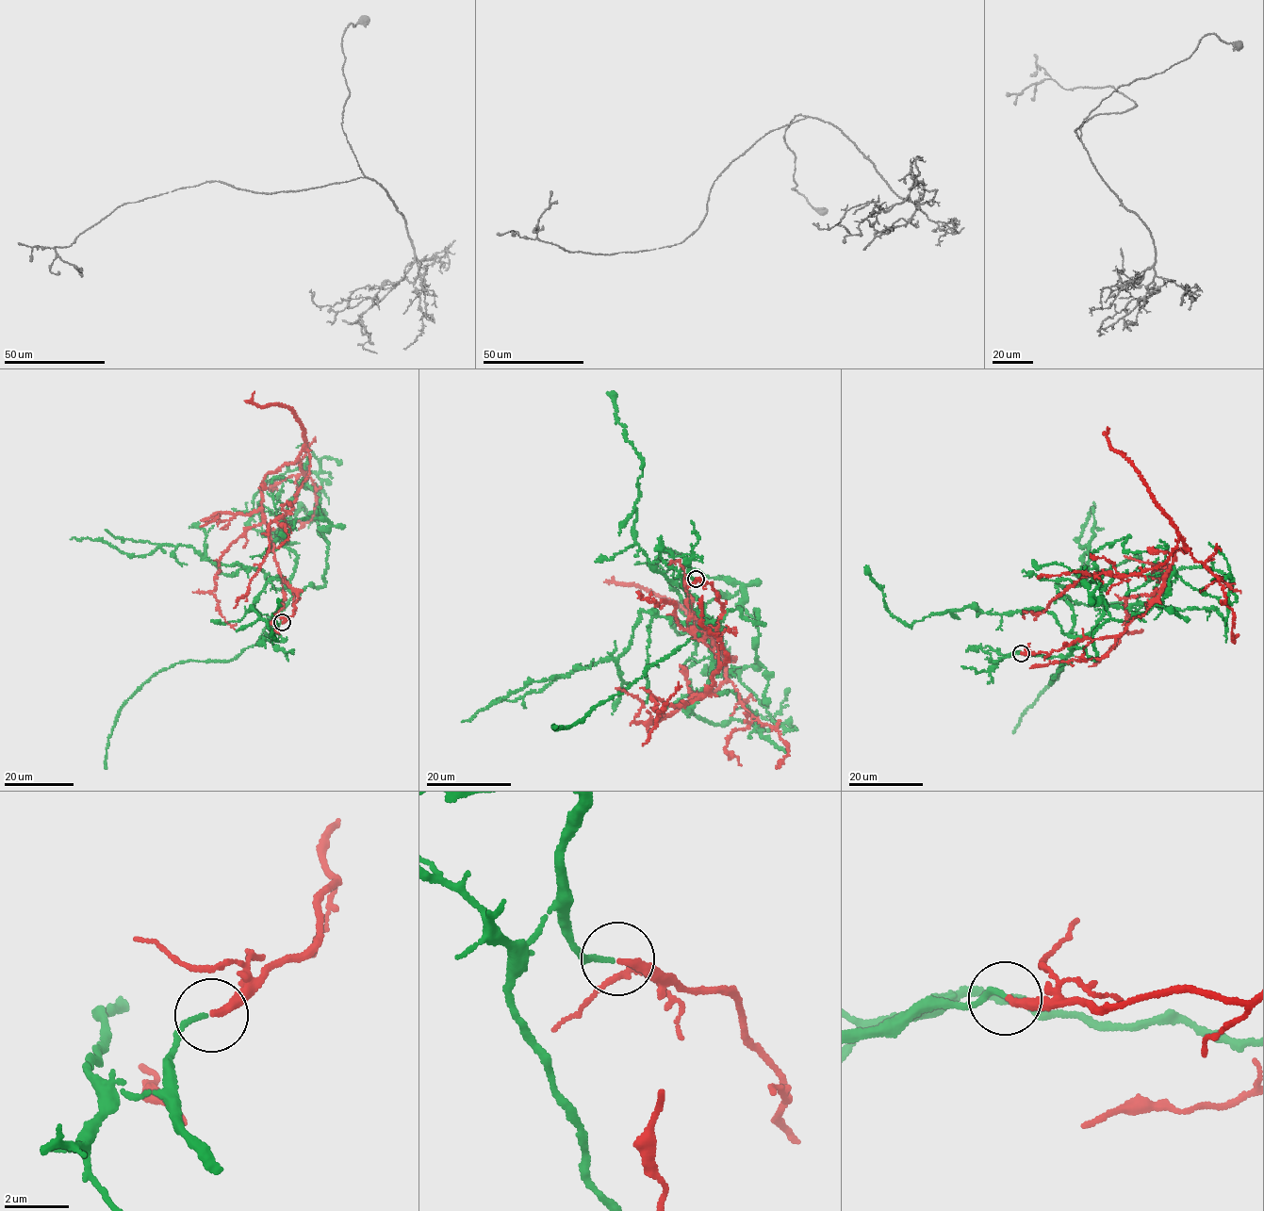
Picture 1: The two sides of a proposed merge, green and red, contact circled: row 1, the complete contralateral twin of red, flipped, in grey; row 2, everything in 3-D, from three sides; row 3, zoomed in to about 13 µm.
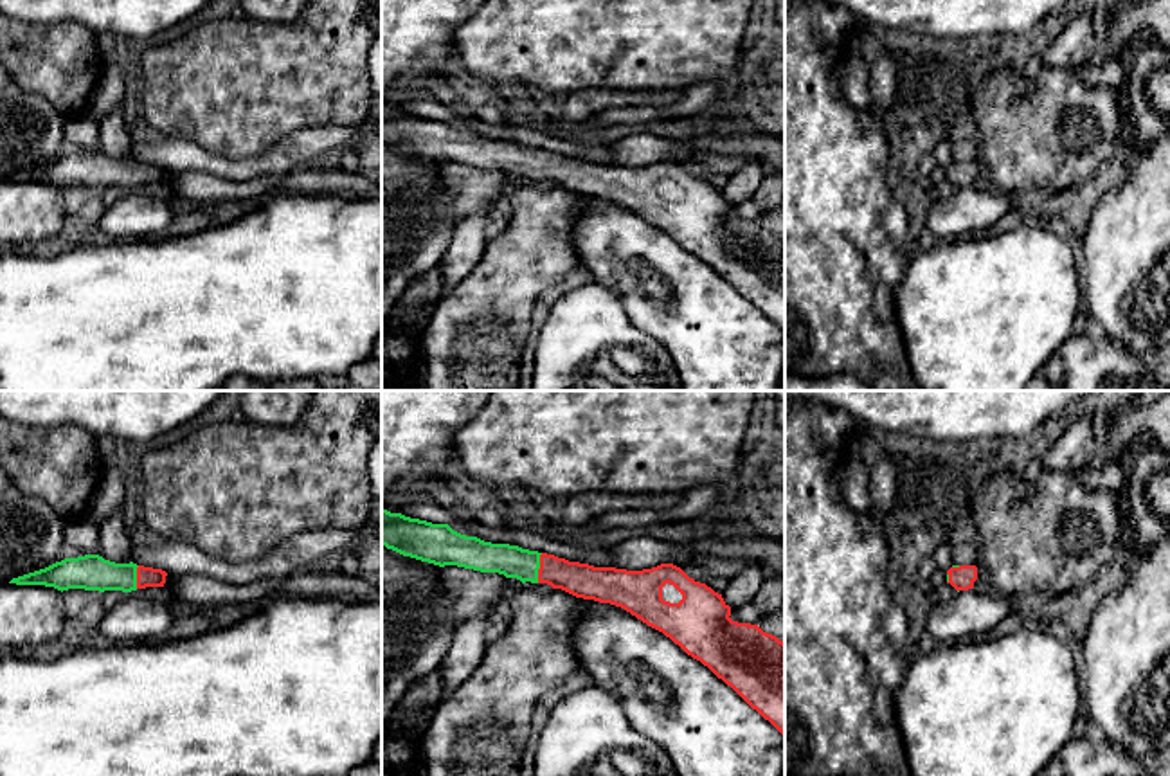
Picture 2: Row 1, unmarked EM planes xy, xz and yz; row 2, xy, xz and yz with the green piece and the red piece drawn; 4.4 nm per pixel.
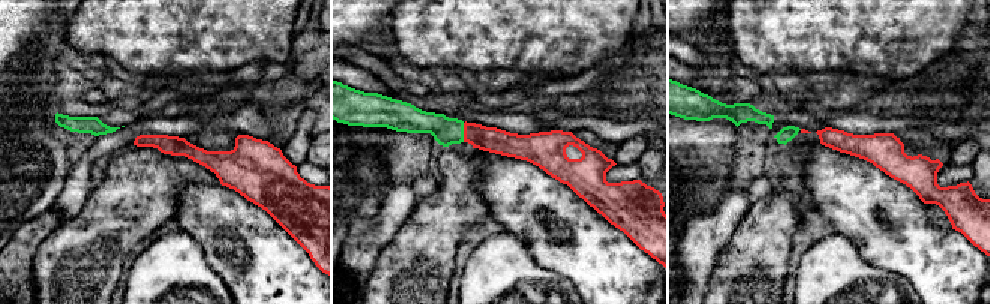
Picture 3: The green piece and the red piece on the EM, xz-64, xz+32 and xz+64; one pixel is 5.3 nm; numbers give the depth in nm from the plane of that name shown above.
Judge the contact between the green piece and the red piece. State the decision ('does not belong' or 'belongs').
does not belong

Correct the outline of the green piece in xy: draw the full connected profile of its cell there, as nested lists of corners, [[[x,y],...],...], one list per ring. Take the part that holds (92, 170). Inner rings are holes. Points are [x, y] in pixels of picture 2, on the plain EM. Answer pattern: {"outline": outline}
{"outline": [[[99,151],[65,155],[45,166],[13,175],[16,182],[45,182],[58,187],[137,187],[137,160],[115,160]]]}

